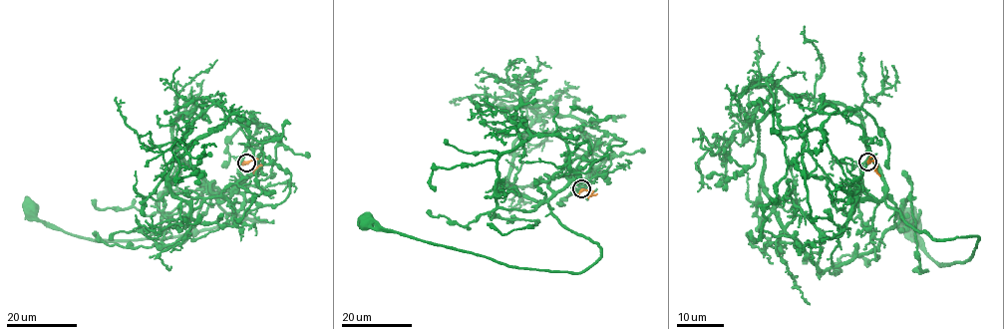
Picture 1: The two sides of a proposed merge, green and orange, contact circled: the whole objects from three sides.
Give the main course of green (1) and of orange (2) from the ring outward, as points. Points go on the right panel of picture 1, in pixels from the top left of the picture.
1: (867, 162), (855, 201), (881, 199), (933, 239), (977, 237), (973, 255), (936, 263), (909, 236), (908, 221)
2: (867, 162), (874, 157), (879, 175)

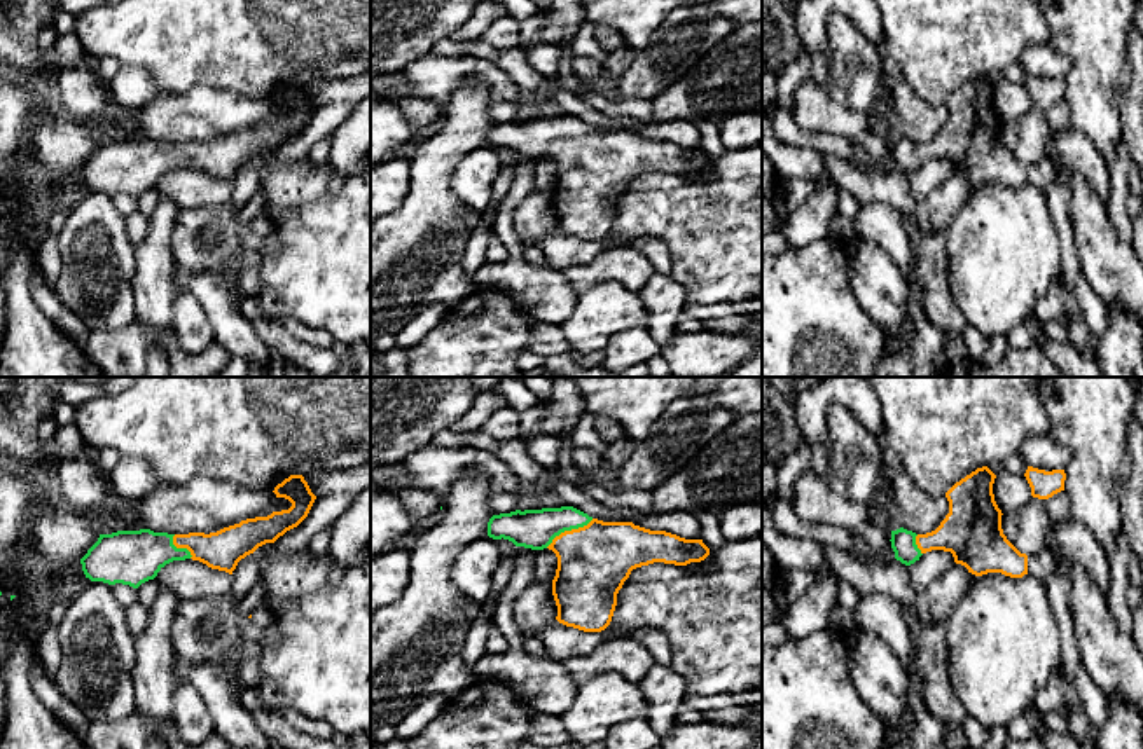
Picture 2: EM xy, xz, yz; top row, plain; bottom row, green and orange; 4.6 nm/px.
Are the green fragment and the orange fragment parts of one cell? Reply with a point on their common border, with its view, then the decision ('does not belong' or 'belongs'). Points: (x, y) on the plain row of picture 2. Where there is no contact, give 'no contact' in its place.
xz (568, 138) | belongs

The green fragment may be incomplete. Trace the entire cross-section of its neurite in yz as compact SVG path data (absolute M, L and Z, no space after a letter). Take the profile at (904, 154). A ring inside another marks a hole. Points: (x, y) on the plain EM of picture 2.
M982 75L956 91L946 101L949 122L935 140L926 143L904 136L891 140L895 168L911 175L926 161L944 159L975 185L1001 182L1022 187L1028 183L1028 164L1003 143L1003 122L993 103L994 87L996 84Z

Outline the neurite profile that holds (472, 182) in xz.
M484 145L470 152L449 178L451 190L470 208L482 213L491 203L493 182L500 171L498 150Z

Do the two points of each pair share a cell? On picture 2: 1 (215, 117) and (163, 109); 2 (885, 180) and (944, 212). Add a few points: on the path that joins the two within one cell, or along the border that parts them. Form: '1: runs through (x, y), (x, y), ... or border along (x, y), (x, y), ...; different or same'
1: runs through (203, 117), (175, 117); same
2: runs through (899, 194), (914, 210), (930, 212); same

